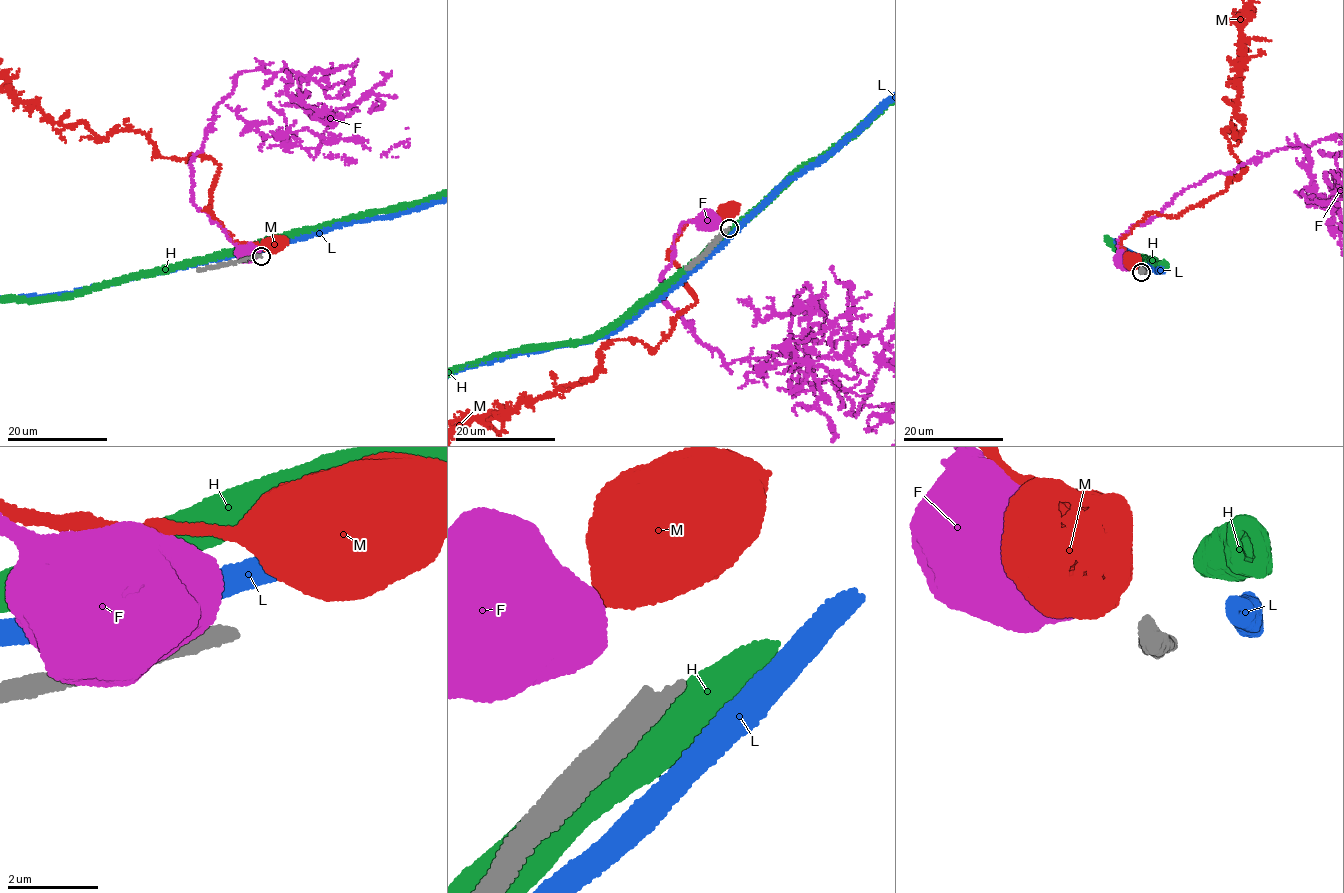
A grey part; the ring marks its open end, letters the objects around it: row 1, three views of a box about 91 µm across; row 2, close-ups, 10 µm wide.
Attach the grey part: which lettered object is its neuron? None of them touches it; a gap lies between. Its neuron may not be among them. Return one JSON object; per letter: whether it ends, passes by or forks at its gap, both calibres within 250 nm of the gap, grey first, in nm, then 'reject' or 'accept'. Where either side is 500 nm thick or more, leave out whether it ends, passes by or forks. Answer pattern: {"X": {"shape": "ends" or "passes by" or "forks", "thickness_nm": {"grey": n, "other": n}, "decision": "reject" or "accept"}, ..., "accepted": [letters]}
{"F": {"thickness_nm": {"grey": 320, "other": 850}, "decision": "reject"}, "H": {"thickness_nm": {"grey": 320, "other": 750}, "decision": "reject"}, "L": {"shape": "passes by", "thickness_nm": {"grey": 320, "other": 480}, "decision": "reject"}, "M": {"thickness_nm": {"grey": 320, "other": 850}, "decision": "reject"}, "accepted": []}

